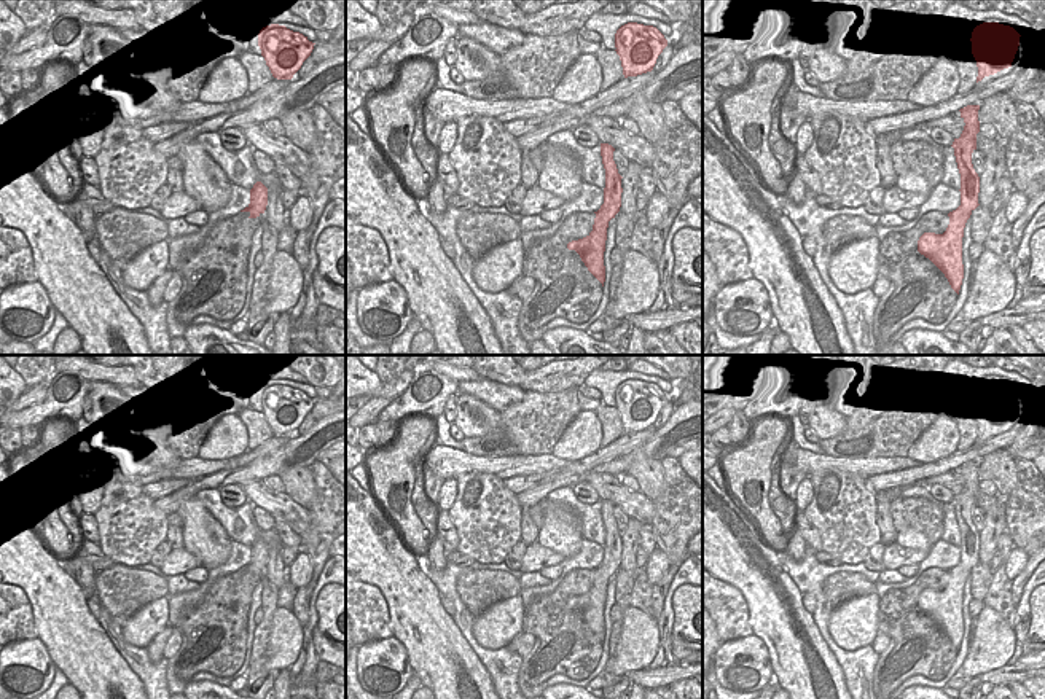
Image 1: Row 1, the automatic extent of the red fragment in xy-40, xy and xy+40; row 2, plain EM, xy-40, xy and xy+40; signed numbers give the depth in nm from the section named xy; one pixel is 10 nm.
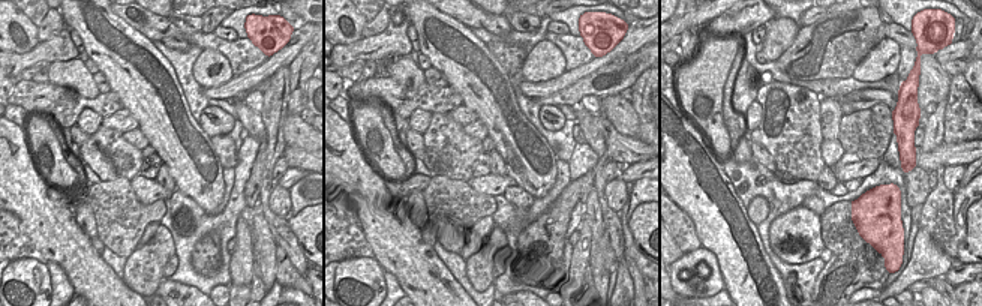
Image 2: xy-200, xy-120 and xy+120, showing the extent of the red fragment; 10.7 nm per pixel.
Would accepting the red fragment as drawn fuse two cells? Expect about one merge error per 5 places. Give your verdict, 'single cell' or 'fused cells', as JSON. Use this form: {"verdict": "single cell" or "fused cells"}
{"verdict": "single cell"}

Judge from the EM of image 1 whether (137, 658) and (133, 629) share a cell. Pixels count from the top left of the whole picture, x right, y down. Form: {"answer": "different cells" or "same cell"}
{"answer": "different cells"}

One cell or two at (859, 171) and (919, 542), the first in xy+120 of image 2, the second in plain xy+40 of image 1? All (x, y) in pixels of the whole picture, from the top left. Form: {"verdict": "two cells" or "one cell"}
{"verdict": "two cells"}

